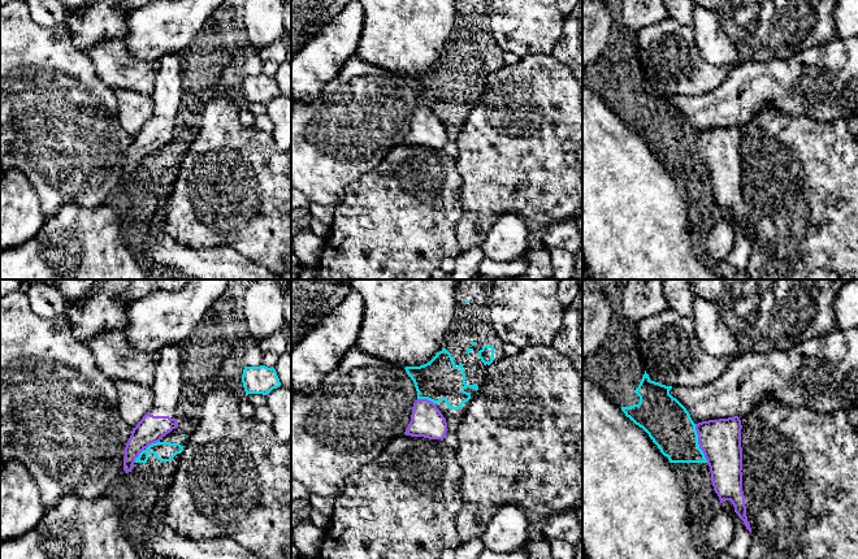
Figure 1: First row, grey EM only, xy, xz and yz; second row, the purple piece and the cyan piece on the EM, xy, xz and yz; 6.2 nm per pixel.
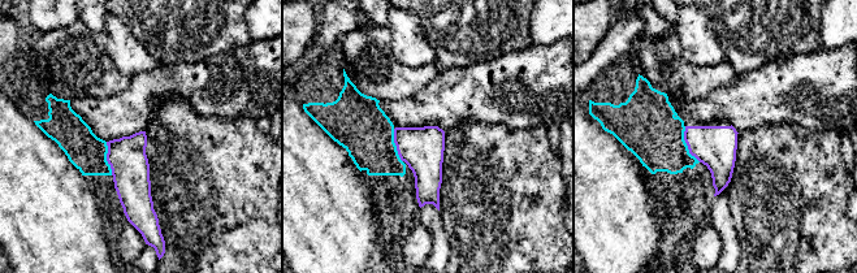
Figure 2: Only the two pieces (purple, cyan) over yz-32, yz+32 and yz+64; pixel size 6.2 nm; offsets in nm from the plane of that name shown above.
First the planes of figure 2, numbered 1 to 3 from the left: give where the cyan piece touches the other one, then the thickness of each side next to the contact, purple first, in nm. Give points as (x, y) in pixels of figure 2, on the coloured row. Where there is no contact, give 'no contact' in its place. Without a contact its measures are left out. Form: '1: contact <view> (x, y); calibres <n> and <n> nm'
1: contact yz-32 (107, 159); calibres 240 and 240 nm
2: contact yz+32 (395, 144); calibres 280 and 340 nm
3: contact yz+64 (687, 144); calibres 260 and 360 nm

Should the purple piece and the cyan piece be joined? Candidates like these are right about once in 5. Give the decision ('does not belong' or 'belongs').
does not belong

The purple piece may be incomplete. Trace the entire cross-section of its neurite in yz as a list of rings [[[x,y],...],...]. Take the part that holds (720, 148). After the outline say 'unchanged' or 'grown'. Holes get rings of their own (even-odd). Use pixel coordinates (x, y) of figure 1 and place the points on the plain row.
[[[738,125],[696,133],[698,153],[711,181],[720,212],[731,209],[734,221],[751,242],[742,200],[741,129]]] | unchanged

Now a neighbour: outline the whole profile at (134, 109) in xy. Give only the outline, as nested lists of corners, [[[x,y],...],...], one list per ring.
[[[116,88],[114,94],[118,122],[126,134],[135,136],[153,110],[153,99],[126,88]]]

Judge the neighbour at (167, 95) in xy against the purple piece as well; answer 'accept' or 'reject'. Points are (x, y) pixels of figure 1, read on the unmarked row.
accept

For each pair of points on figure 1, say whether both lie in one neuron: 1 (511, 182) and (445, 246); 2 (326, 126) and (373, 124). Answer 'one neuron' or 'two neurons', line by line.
1: two neurons
2: one neuron

